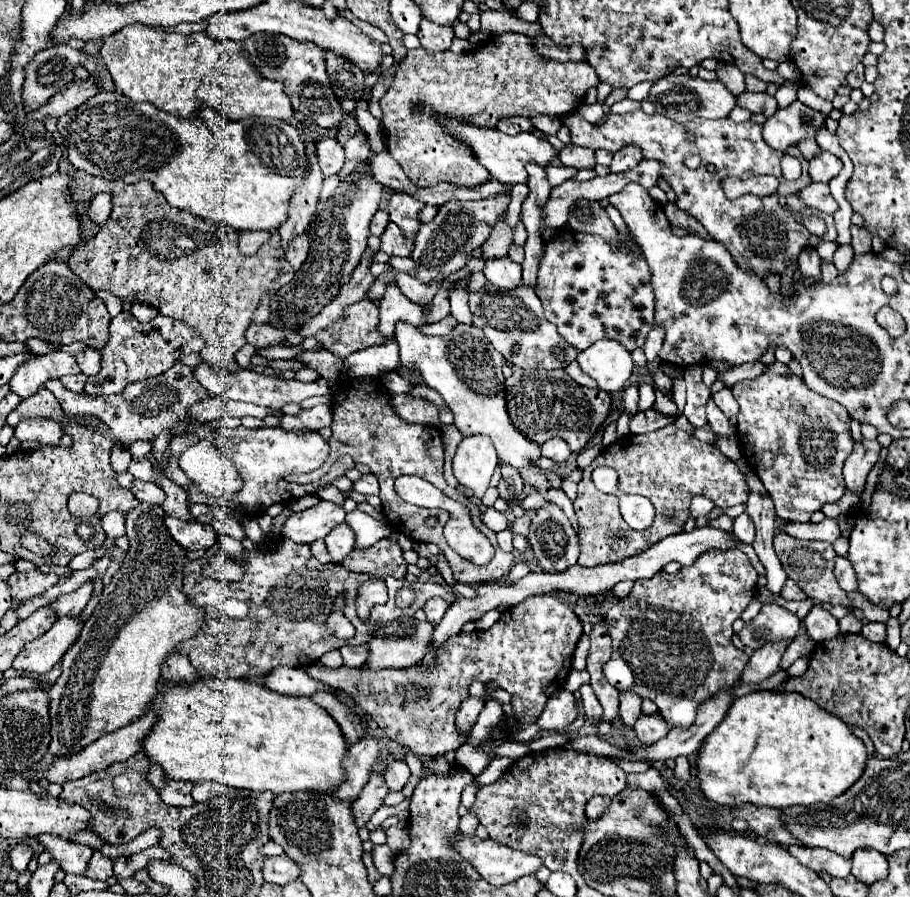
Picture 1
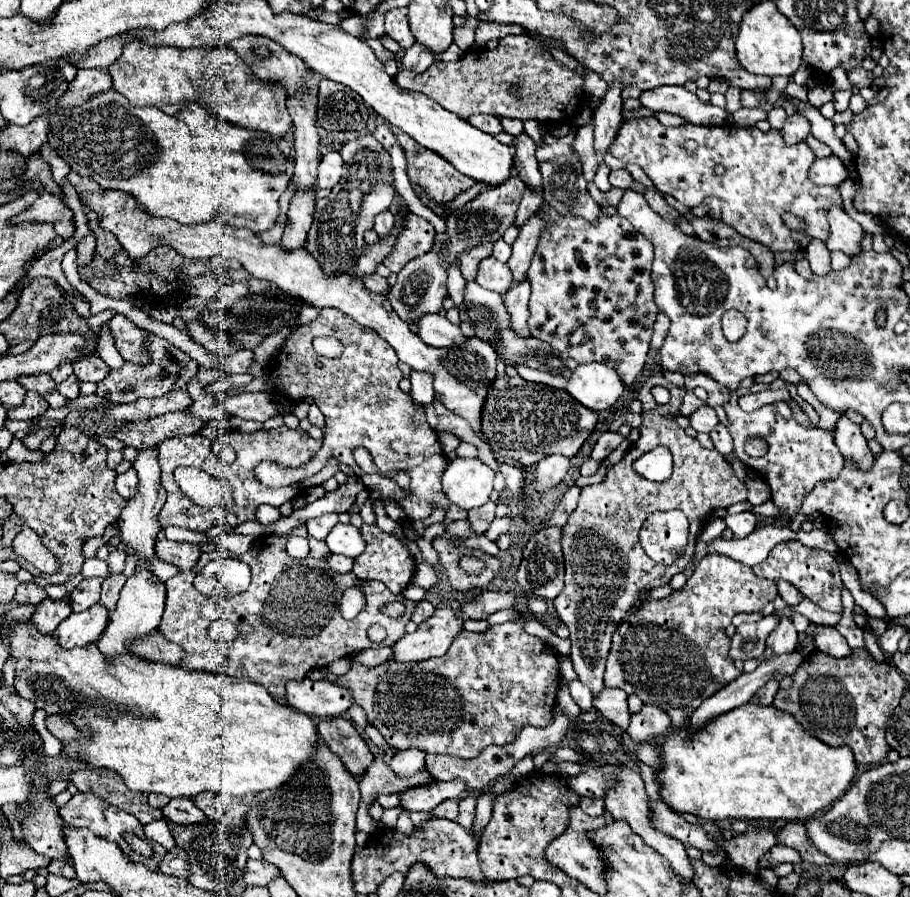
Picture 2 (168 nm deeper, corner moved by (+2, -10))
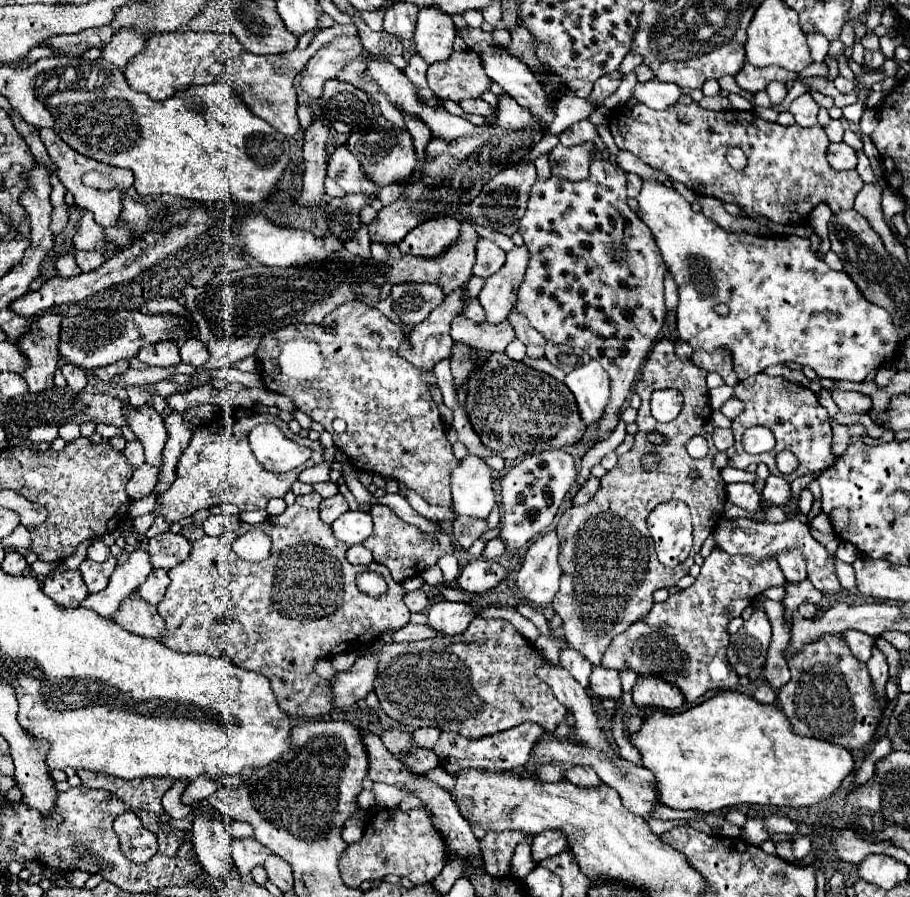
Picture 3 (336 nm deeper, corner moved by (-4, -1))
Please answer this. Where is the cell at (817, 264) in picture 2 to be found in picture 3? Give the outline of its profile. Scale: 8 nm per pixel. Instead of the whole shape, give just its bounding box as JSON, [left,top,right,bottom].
[809,203,831,257]

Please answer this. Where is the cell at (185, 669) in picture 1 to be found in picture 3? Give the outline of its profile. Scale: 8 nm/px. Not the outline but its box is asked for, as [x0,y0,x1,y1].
[113,593,165,639]

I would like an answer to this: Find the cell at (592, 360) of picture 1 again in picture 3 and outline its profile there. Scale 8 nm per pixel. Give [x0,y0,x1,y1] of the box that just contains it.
[565,361,609,425]

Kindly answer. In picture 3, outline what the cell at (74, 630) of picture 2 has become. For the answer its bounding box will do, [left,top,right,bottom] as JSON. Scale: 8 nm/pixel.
[81,549,153,619]

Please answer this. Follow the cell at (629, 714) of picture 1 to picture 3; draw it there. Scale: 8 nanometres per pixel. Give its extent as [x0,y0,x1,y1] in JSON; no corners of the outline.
[589,665,621,699]

